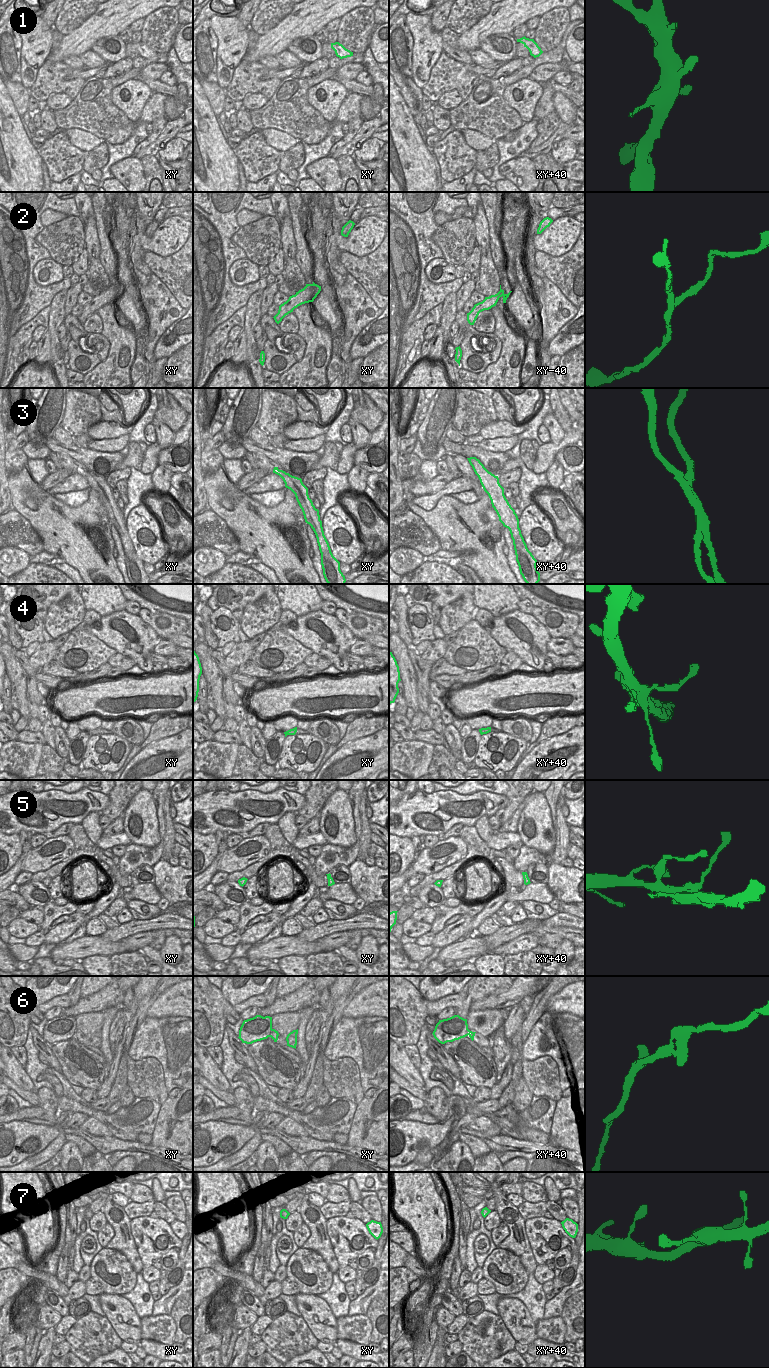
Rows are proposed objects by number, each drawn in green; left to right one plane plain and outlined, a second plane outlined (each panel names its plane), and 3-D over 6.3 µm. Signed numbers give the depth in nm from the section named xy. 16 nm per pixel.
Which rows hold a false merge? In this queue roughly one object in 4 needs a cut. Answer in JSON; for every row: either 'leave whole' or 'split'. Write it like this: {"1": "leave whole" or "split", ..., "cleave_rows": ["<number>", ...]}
{"1": "leave whole", "2": "split", "3": "split", "4": "leave whole", "5": "leave whole", "6": "leave whole", "7": "leave whole", "cleave_rows": ["2", "3"]}

